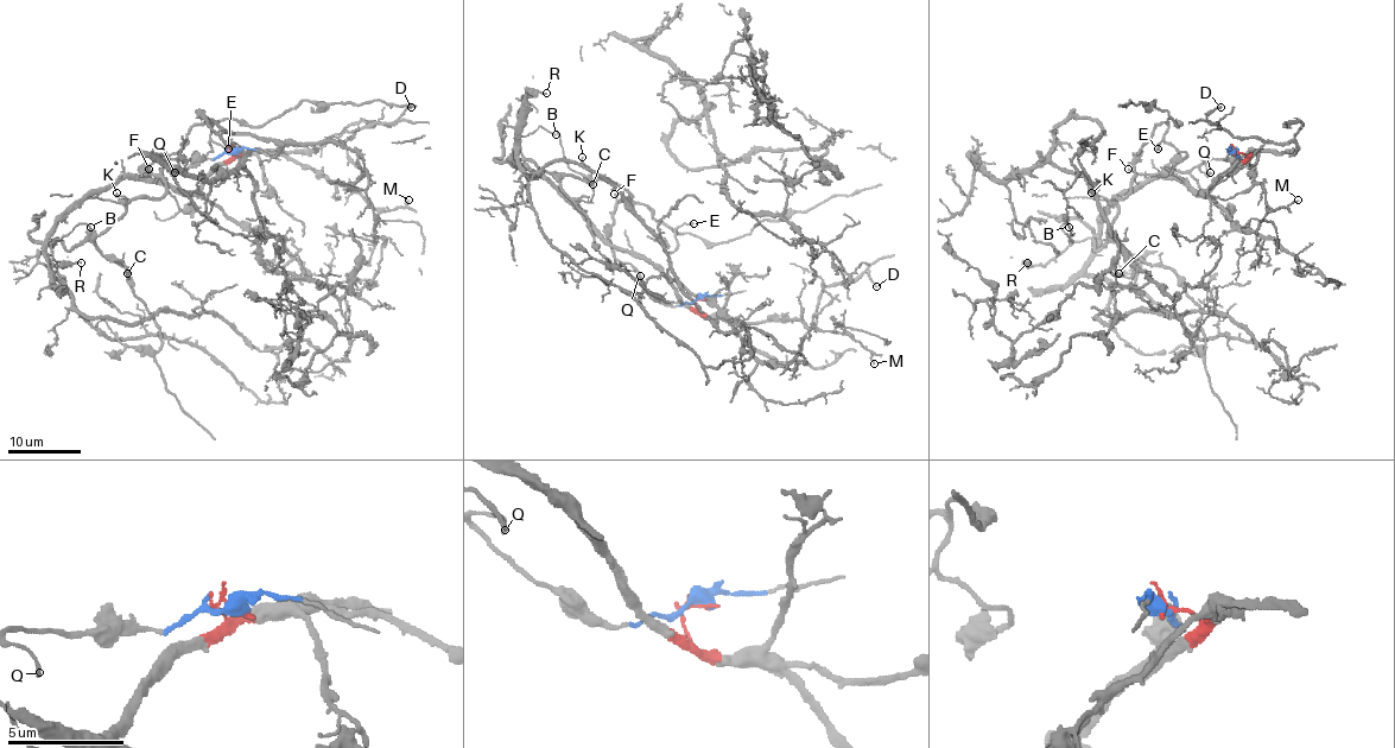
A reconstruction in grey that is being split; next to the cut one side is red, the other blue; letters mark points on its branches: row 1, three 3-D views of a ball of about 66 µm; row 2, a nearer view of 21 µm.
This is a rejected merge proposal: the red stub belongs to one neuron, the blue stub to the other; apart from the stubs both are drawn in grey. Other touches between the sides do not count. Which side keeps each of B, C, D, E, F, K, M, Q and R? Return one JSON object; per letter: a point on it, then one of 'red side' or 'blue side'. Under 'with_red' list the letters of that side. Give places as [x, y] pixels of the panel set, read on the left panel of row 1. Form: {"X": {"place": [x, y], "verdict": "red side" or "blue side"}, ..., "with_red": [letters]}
{"B": {"place": [90, 227], "verdict": "blue side"}, "C": {"place": [127, 273], "verdict": "blue side"}, "D": {"place": [411, 107], "verdict": "red side"}, "E": {"place": [228, 149], "verdict": "blue side"}, "F": {"place": [148, 169], "verdict": "blue side"}, "K": {"place": [116, 192], "verdict": "blue side"}, "M": {"place": [409, 200], "verdict": "red side"}, "Q": {"place": [175, 172], "verdict": "blue side"}, "R": {"place": [81, 262], "verdict": "blue side"}, "with_red": ["D", "M"]}

